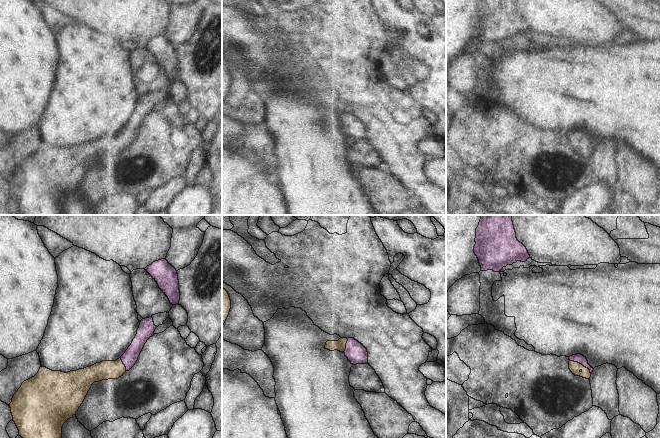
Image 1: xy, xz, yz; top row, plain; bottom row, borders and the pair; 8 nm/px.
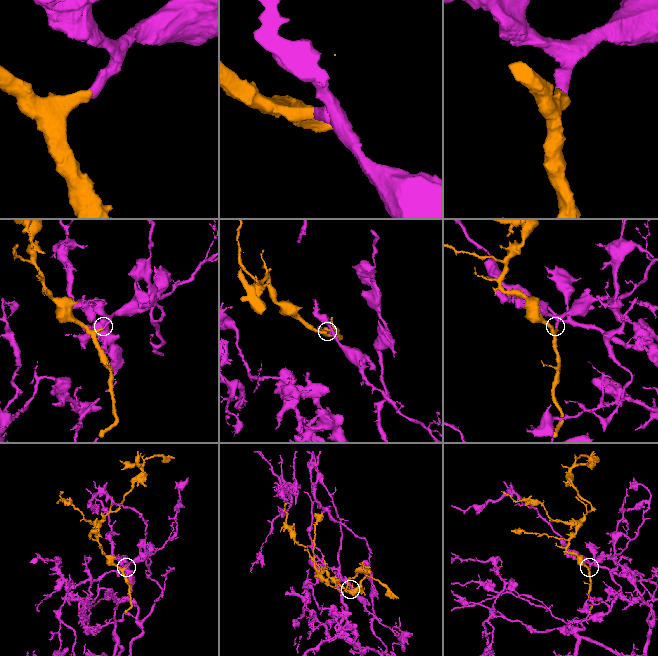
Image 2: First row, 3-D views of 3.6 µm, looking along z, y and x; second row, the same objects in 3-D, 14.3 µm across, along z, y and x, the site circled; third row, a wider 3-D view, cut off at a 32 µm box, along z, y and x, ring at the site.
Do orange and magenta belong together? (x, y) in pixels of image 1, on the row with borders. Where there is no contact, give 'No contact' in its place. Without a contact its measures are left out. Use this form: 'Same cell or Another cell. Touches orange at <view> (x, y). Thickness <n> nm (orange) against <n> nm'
Same cell. Touches orange at yz (581, 364). Thickness 90 nm (orange) against 70 nm.

